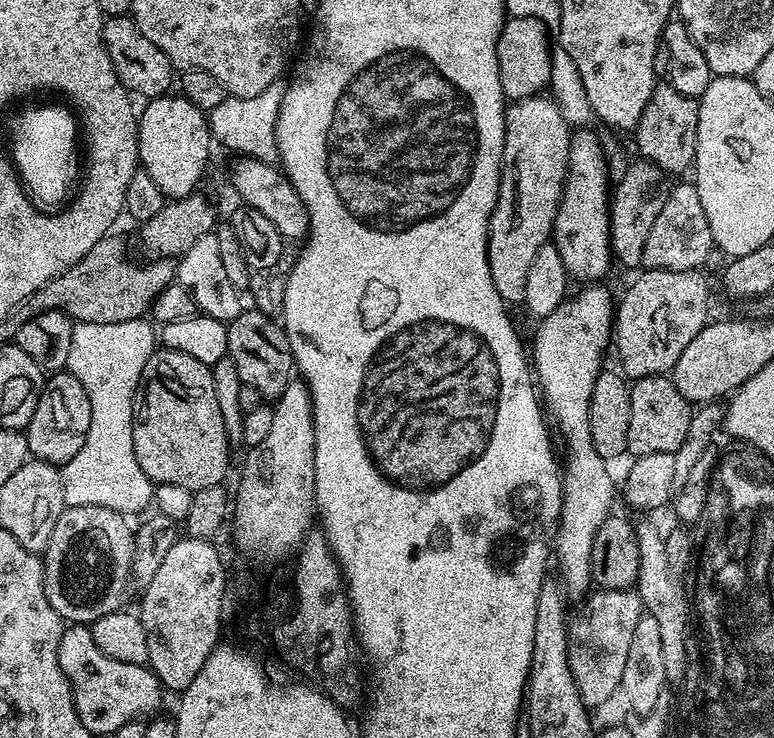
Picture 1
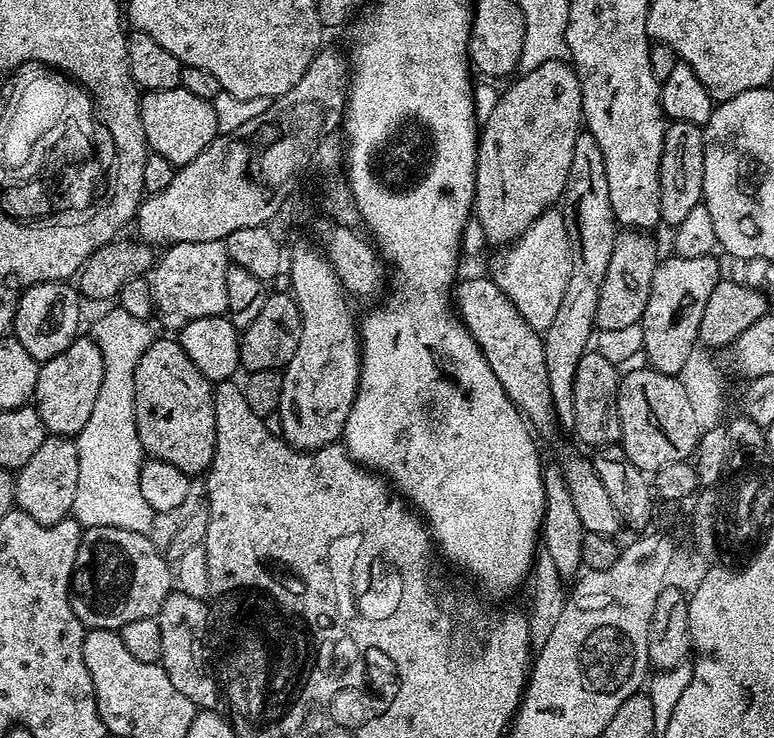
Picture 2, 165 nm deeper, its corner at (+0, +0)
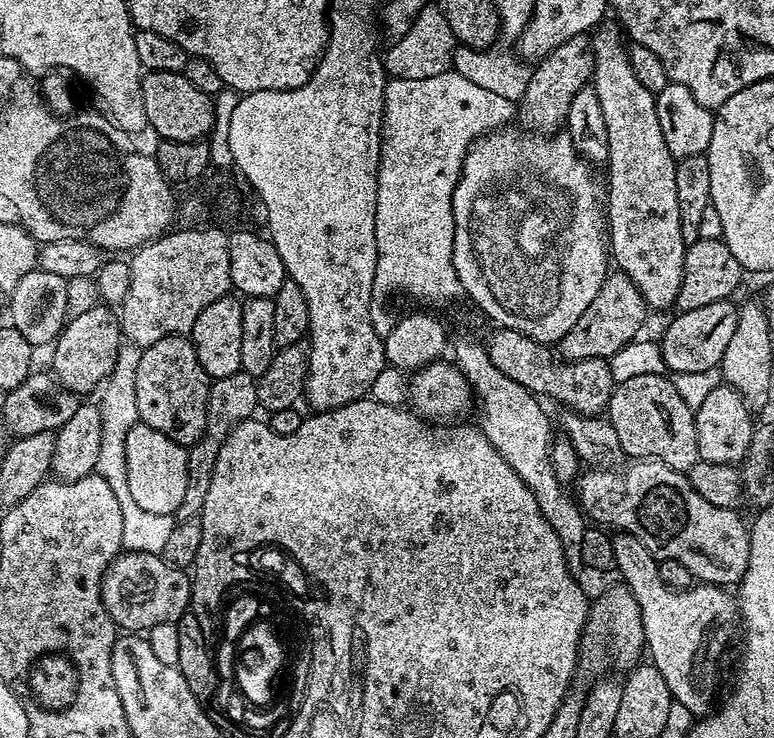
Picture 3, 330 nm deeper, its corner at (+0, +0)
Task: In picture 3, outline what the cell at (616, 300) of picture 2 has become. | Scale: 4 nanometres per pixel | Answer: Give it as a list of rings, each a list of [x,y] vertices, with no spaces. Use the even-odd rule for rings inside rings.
[[[613,271],[604,280],[594,302],[590,302],[585,313],[578,318],[578,322],[558,341],[559,355],[565,360],[572,361],[598,357],[608,360],[624,345],[637,339],[646,320],[646,314],[648,314],[647,304],[641,292],[634,286],[634,282],[630,281],[624,272]]]

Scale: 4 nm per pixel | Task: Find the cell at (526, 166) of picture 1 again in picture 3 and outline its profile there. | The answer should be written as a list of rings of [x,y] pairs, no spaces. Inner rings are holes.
[[[591,35],[569,38],[562,42],[562,46],[550,50],[550,54],[542,57],[535,67],[531,69],[528,77],[526,94],[518,101],[518,120],[525,129],[552,134],[567,121],[574,94],[578,94],[578,90],[582,90],[591,81],[594,70]]]

